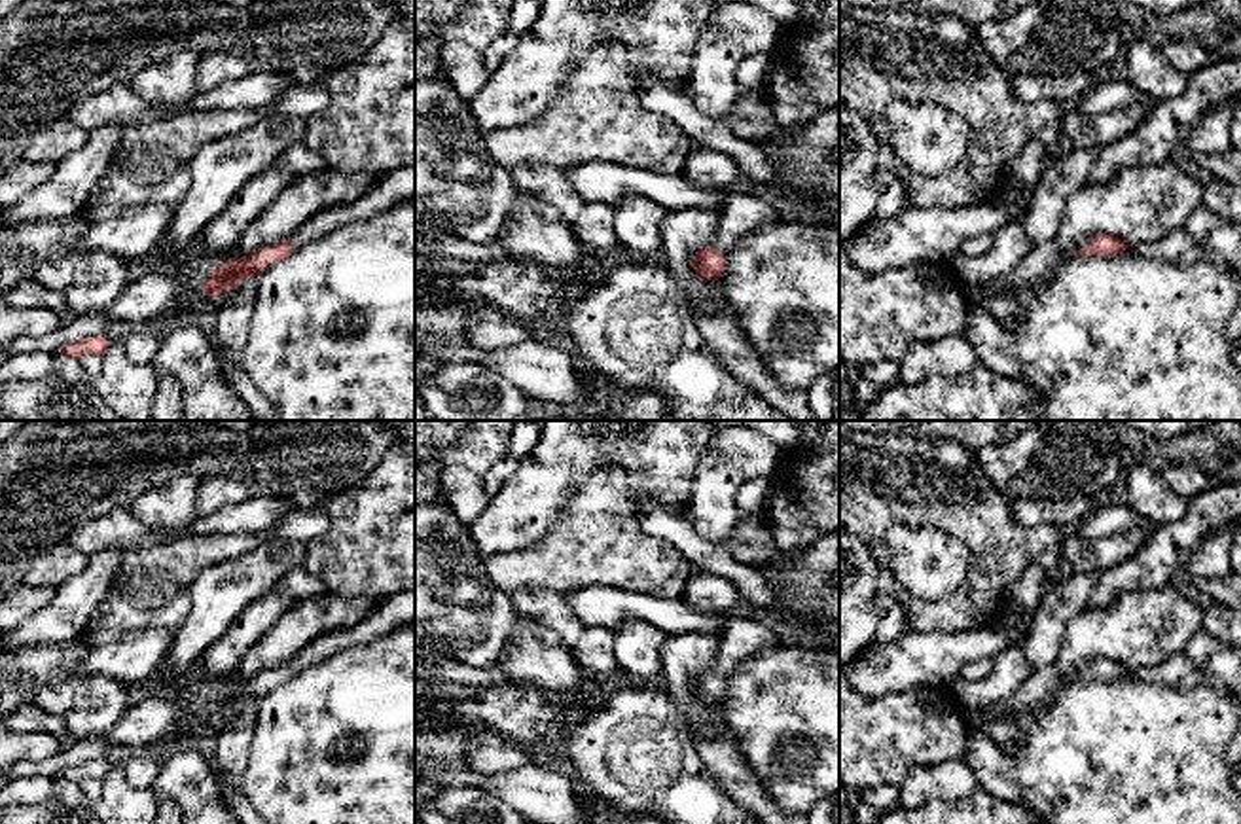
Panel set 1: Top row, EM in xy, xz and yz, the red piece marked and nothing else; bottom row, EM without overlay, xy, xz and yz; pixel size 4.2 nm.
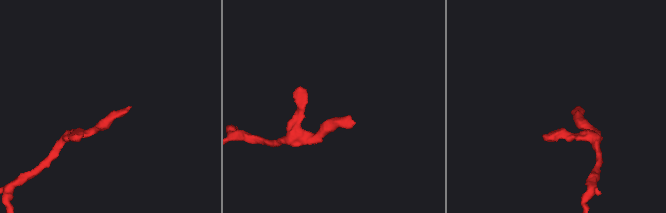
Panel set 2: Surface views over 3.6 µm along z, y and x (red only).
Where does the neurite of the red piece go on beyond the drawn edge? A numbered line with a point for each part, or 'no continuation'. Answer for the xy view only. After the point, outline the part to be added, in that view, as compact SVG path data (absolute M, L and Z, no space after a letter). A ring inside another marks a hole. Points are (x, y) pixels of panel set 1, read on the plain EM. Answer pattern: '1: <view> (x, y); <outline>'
1: xy (398, 610); M415 589L381 600L358 625L326 633L311 640L292 661L294 674L305 671L341 650L368 644L392 633L396 627L415 623Z

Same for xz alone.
1: xz (741, 639); M737 616L728 618L728 623L720 635L712 671L718 676L728 678L745 659L779 644L781 638L762 621Z

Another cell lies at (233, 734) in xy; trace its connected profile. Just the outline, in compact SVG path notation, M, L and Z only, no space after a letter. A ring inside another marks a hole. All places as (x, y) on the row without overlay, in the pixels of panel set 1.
M248 701L235 708L225 718L218 720L212 735L212 750L222 771L233 779L239 788L248 763L248 752L252 746L256 727L256 703Z

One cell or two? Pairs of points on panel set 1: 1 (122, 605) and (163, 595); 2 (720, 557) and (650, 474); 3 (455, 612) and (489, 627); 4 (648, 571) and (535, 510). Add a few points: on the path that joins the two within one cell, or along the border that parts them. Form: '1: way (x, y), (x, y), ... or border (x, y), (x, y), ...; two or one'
1: way (131, 605), (144, 595), (154, 595); one
2: border (681, 510), (645, 502), (635, 512); two
3: way (463, 614), (470, 620), (482, 620); one
4: border (580, 483), (561, 518), (539, 540), (520, 548); two

